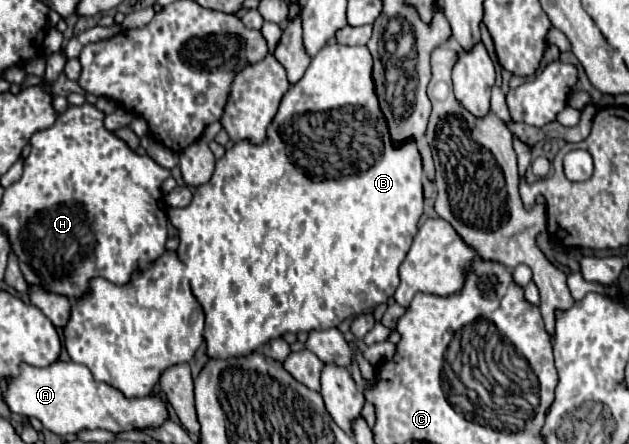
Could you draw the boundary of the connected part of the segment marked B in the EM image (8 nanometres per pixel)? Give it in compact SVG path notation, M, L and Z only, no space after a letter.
M333 43L333 45L325 45L311 61L307 73L303 75L303 79L293 85L283 101L281 101L281 107L275 115L275 119L271 121L271 125L267 127L267 139L265 143L261 145L251 145L247 141L239 141L235 143L227 153L225 157L217 159L215 163L215 173L213 177L205 183L205 185L199 185L195 195L193 195L193 201L189 207L185 209L169 209L169 221L173 223L173 227L177 229L177 235L179 235L179 247L177 247L177 257L187 265L189 273L191 273L191 291L193 295L197 297L199 305L203 307L203 313L205 313L205 329L203 329L203 339L205 339L205 353L211 357L211 359L229 359L229 357L249 357L249 353L257 351L261 345L265 345L267 341L271 339L279 339L283 337L285 333L301 333L301 331L323 331L323 329L331 329L331 327L339 327L345 319L349 317L357 317L365 311L371 311L375 309L377 305L385 303L397 289L399 285L399 265L401 261L405 259L405 253L409 251L409 245L417 233L417 223L419 223L419 217L423 213L423 163L421 163L421 155L417 151L417 145L411 141L411 143L405 143L403 147L395 149L391 145L391 139L389 139L389 133L387 133L387 123L385 123L385 117L379 109L379 103L377 103L377 95L375 95L375 89L373 89L373 77L371 77L371 69L373 69L373 59L371 59L371 53L367 47L345 47L345 45L339 45L339 43Z

